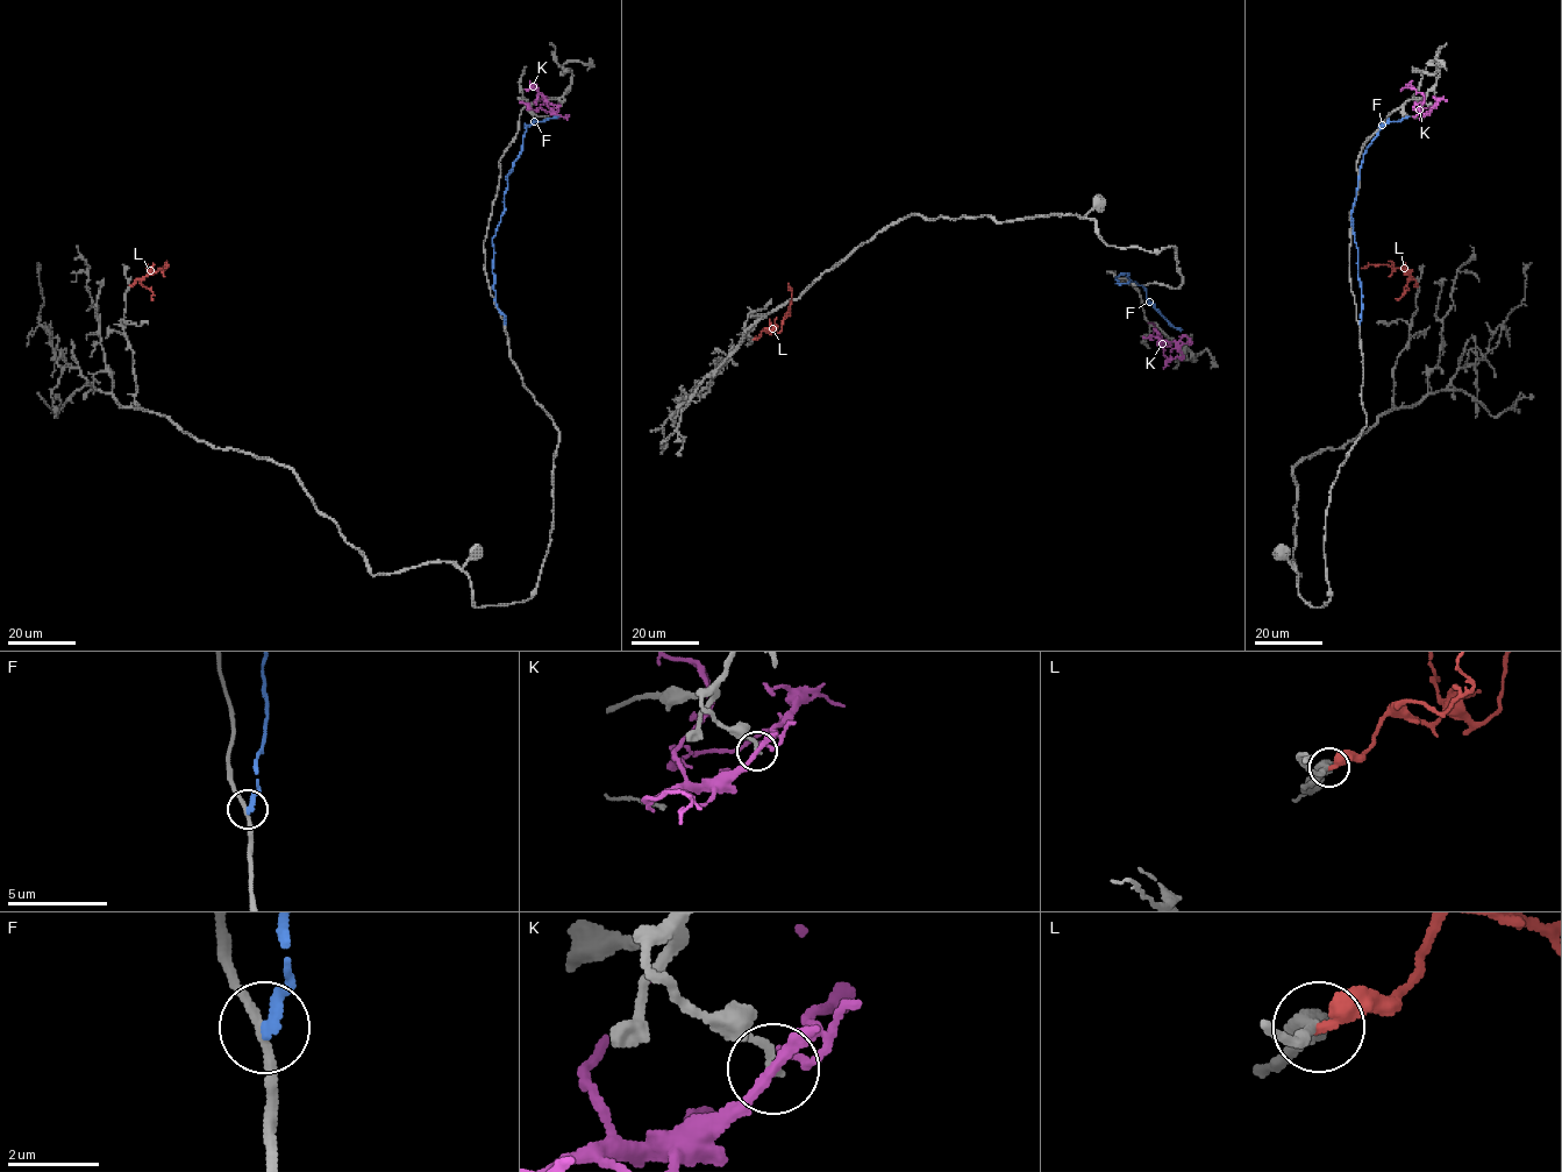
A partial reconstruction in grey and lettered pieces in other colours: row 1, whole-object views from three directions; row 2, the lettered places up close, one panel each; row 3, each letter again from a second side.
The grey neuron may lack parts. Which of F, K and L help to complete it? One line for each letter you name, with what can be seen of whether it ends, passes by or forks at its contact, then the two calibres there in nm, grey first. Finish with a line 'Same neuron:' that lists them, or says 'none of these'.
Same neuron: none of these

